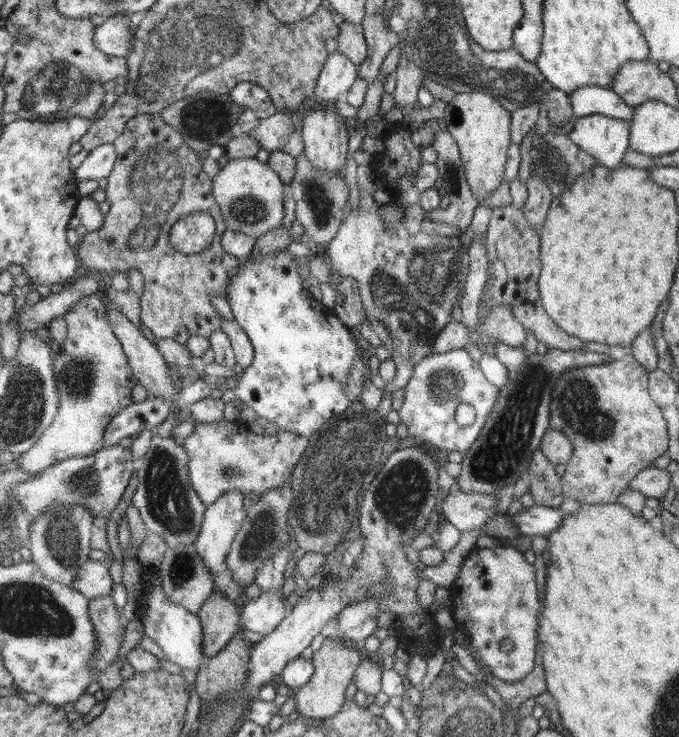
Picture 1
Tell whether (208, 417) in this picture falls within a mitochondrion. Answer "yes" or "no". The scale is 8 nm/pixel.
no

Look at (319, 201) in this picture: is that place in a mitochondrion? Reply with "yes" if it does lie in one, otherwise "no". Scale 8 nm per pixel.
yes

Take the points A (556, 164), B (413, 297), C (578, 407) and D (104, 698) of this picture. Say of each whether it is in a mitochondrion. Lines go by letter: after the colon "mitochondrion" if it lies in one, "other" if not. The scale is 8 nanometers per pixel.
A: mitochondrion
B: mitochondrion
C: mitochondrion
D: other

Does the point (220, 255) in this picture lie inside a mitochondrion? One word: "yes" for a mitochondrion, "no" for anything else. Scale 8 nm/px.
no

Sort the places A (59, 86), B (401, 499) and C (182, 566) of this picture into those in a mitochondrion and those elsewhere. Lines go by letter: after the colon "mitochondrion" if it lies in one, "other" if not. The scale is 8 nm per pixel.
A: mitochondrion
B: mitochondrion
C: mitochondrion

